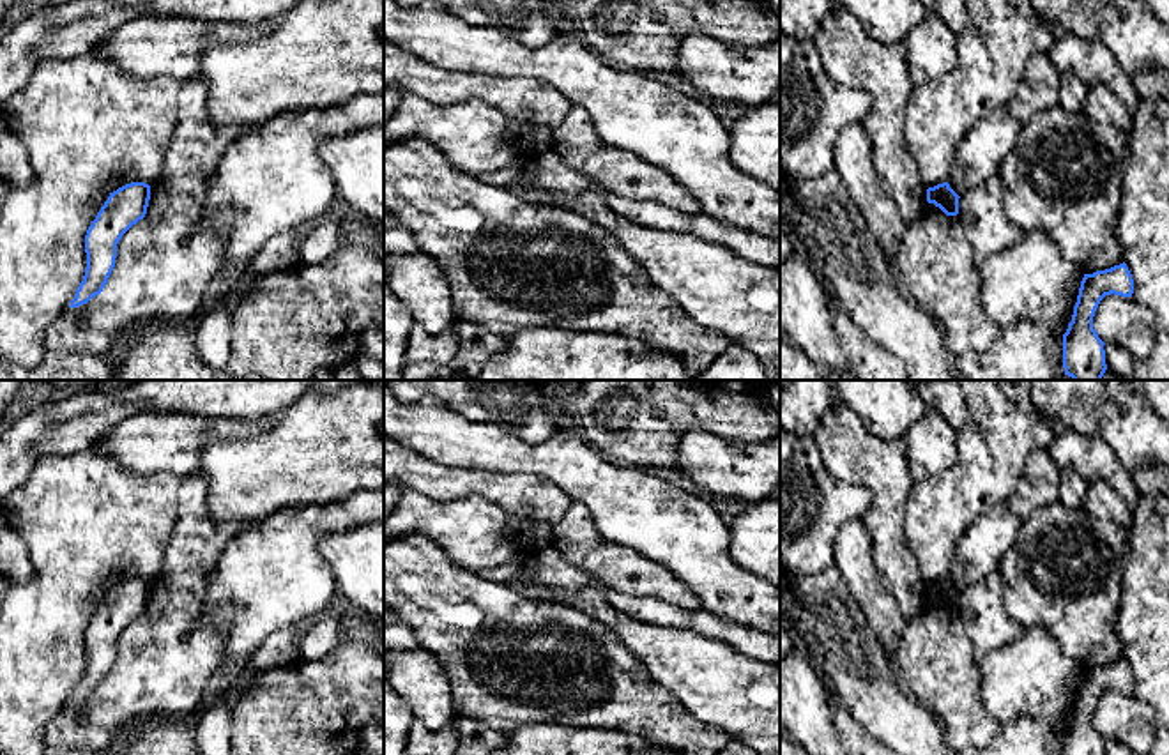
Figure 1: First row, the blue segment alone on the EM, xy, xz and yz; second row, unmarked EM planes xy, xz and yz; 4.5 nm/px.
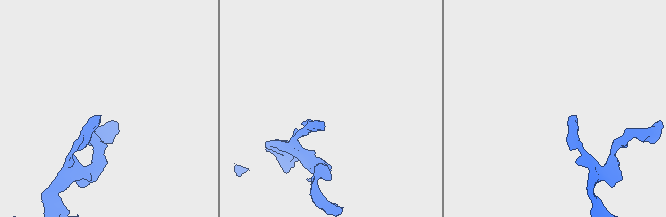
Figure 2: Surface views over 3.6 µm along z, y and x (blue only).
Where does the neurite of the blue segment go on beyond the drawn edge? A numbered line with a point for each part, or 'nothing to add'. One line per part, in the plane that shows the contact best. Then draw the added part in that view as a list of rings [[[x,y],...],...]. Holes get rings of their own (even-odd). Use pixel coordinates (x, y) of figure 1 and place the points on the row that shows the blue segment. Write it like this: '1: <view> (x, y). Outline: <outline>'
nothing to add

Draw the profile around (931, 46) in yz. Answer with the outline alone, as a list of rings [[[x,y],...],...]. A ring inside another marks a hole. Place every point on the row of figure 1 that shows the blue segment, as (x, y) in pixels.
[[[928,14],[904,39],[907,69],[914,85],[955,69],[959,39],[936,14]]]

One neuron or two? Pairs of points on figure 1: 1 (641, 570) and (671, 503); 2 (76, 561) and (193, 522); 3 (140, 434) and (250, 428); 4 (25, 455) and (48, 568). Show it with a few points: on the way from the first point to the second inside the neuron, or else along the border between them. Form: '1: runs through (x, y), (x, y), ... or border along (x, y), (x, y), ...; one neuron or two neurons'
1: border along (607, 541), (635, 549), (664, 564), (681, 580); two neurons
2: border along (179, 488), (179, 518), (167, 543), (161, 570); two neurons
3: runs through (167, 434), (223, 430); one neuron
4: border along (66, 455), (43, 453), (18, 488); two neurons

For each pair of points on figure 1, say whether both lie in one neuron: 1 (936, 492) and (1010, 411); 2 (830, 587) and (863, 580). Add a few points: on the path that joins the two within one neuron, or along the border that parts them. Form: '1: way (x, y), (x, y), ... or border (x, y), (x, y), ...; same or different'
1: way (957, 478), (996, 439), (996, 432); same
2: border (833, 564), (865, 619); different

